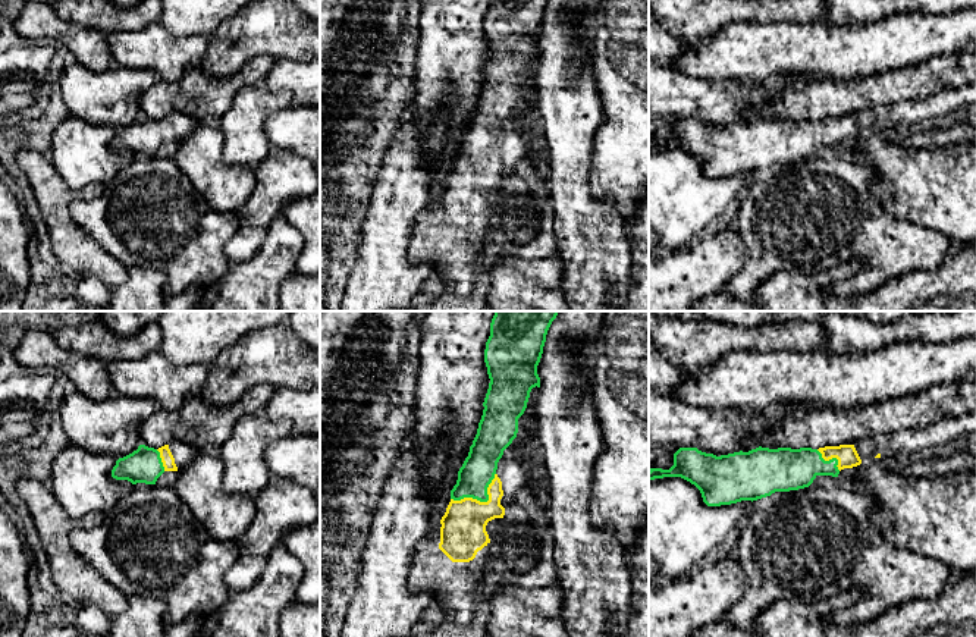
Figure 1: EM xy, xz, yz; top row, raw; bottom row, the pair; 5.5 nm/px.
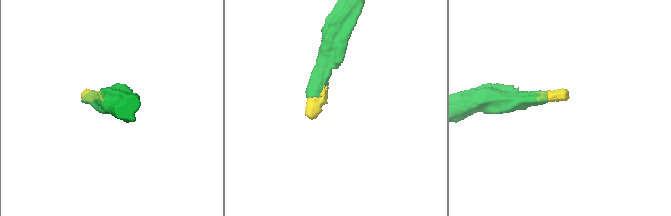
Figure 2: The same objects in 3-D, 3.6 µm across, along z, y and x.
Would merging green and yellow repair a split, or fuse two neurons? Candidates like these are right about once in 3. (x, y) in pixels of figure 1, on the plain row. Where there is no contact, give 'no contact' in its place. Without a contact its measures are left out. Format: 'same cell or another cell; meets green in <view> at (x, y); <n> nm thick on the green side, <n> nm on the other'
same cell; meets green in xz at (482, 172); 190 nm thick on the green side, 260 nm on the other

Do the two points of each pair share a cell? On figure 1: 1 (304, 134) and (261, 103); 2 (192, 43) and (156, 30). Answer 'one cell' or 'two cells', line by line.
1: two cells
2: one cell

